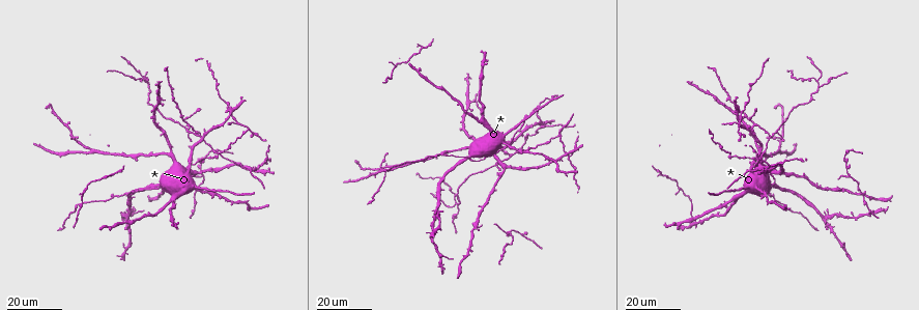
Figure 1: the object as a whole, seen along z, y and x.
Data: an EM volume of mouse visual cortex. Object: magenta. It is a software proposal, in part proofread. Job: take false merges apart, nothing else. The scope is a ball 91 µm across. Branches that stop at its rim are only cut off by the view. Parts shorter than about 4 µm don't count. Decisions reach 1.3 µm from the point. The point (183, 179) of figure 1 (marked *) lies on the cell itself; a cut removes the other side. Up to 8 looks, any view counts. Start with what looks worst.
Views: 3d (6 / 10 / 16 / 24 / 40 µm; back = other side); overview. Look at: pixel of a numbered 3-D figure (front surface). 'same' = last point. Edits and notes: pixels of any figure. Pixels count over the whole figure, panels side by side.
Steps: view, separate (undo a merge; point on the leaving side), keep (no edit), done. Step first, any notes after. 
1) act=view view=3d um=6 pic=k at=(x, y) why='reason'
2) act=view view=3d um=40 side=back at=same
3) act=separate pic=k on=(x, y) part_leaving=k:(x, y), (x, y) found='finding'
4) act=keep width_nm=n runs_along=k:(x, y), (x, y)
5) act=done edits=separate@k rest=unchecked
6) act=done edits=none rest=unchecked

act=view view=3d um=16 pic=1 at=(469, 155) why='small branch off a trunk'

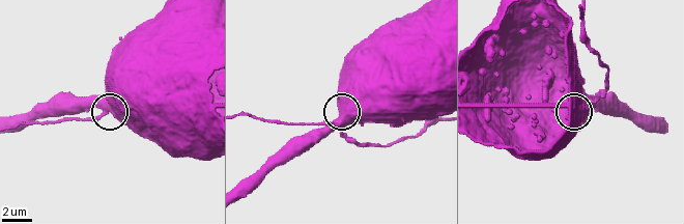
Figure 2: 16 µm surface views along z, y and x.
act=view view=3d um=10 pic=2 at=(338, 126)

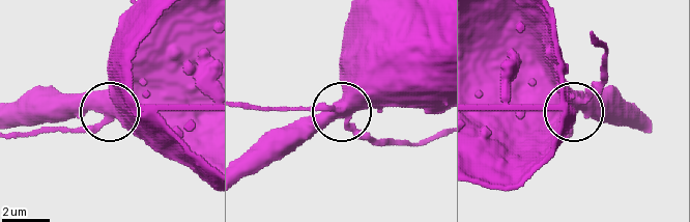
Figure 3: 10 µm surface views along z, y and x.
act=keep side_arm_um=56 found='continuous, no second cell'

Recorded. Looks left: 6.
act=view view=3d um=16 pic=1 at=(820, 86)

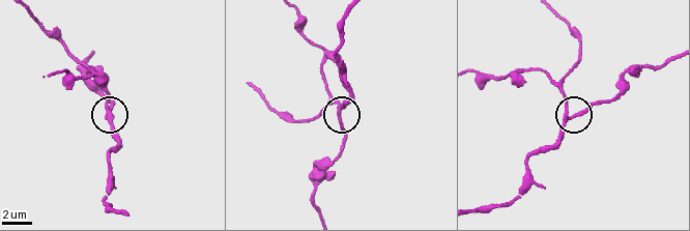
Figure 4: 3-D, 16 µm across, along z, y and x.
act=view view=3d um=6 pic=4 at=(105, 117)

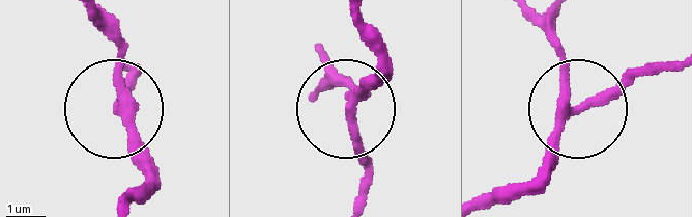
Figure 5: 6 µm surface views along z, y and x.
act=keep side_arm_um=14 runs_along=5:(486, 207), (536, 181), (566, 120), (674, 69) found='continuous, no second cell'

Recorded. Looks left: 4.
act=view view=3d um=24 pic=1 at=(261, 167) why='thin arm on a thick one'

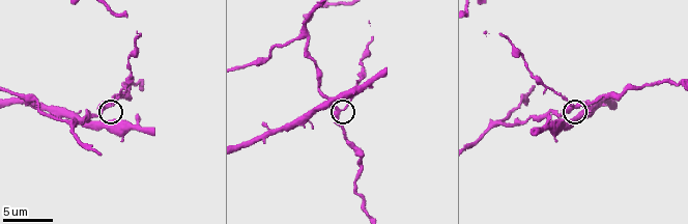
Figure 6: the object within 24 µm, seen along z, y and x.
act=view view=3d um=10 pic=6 at=(105, 106)

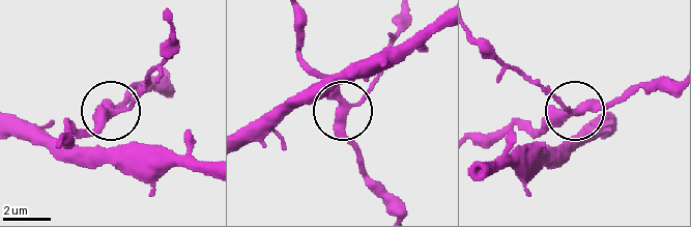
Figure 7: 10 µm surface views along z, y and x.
act=keep arms=3 found='one cell here'

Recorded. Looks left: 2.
act=view view=3d um=16 pic=6 at=(300, 34) why='arms part here'

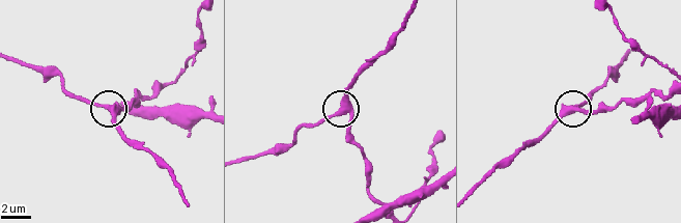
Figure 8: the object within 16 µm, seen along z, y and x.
act=keep arms=3 found='one cell here'

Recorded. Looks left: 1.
act=done edits=none rest=unchecked

